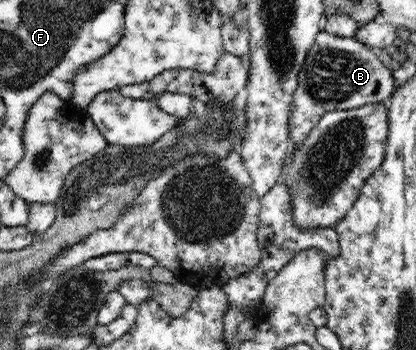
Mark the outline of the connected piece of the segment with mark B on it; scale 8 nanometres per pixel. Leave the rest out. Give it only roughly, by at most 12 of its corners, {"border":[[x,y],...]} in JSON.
{"border":[[317,34],[289,116],[292,150],[324,112],[383,103],[393,71],[356,38]]}

